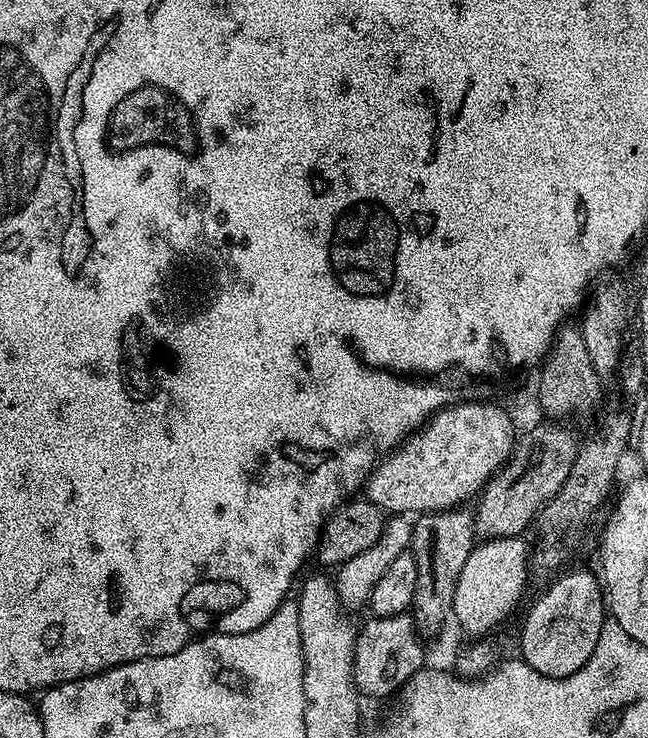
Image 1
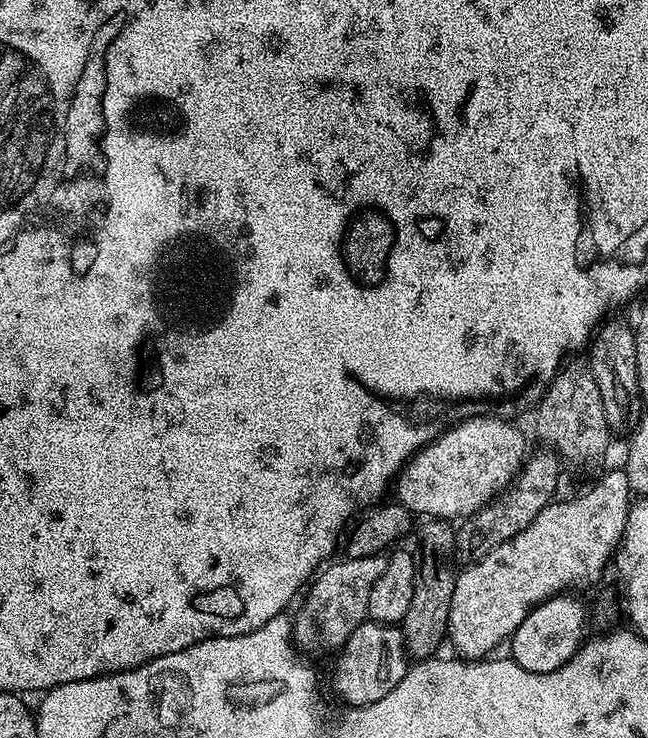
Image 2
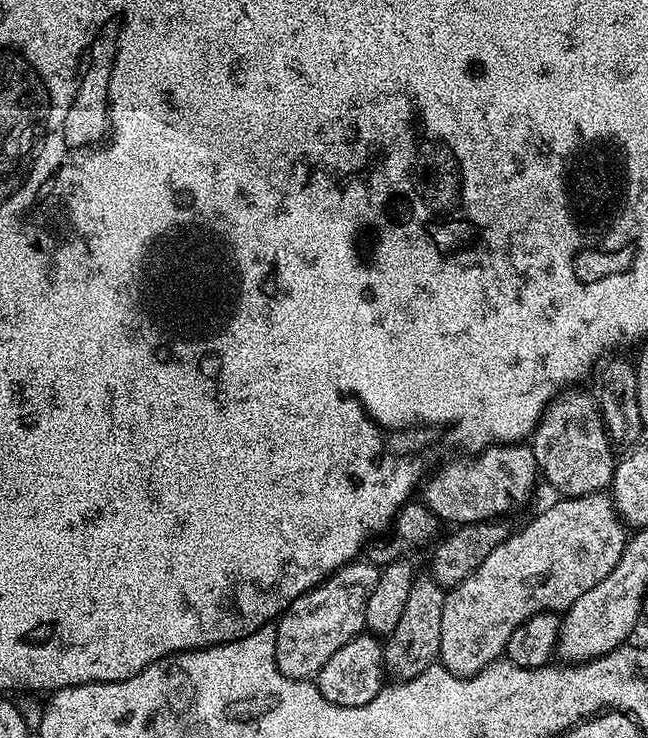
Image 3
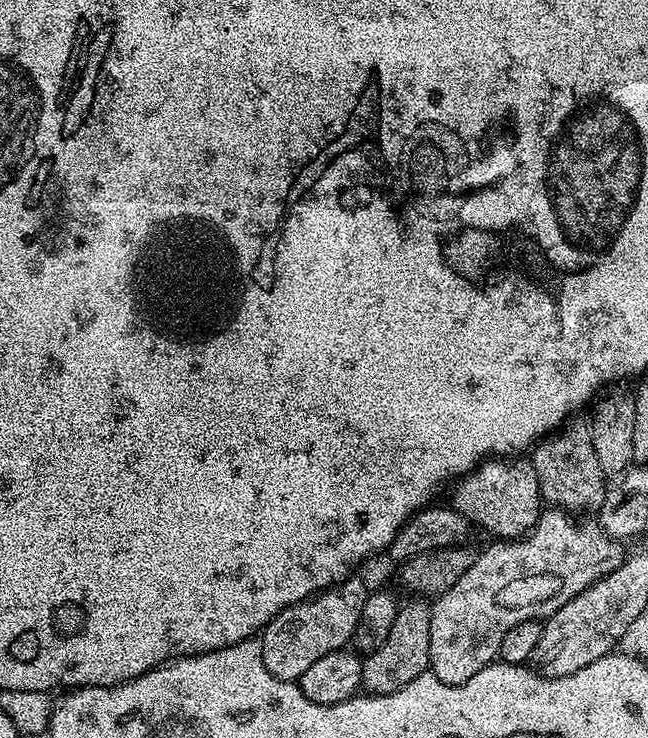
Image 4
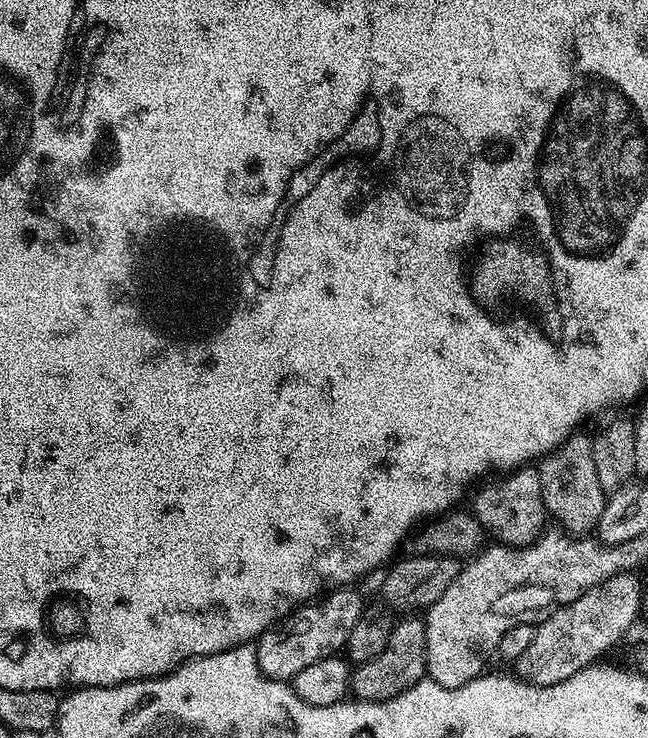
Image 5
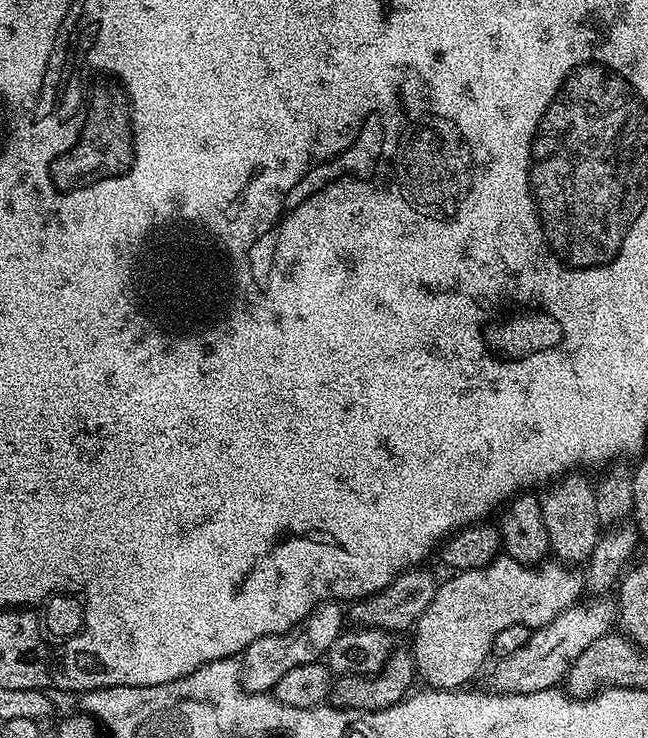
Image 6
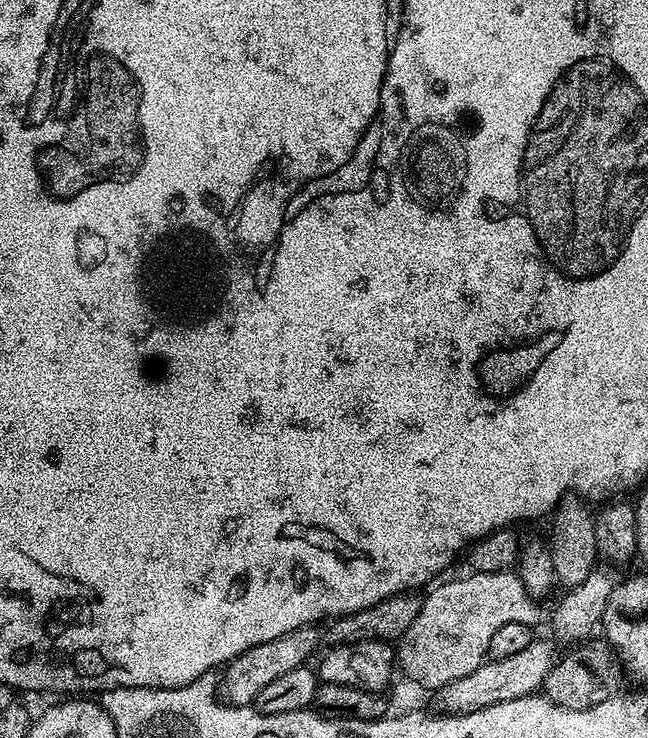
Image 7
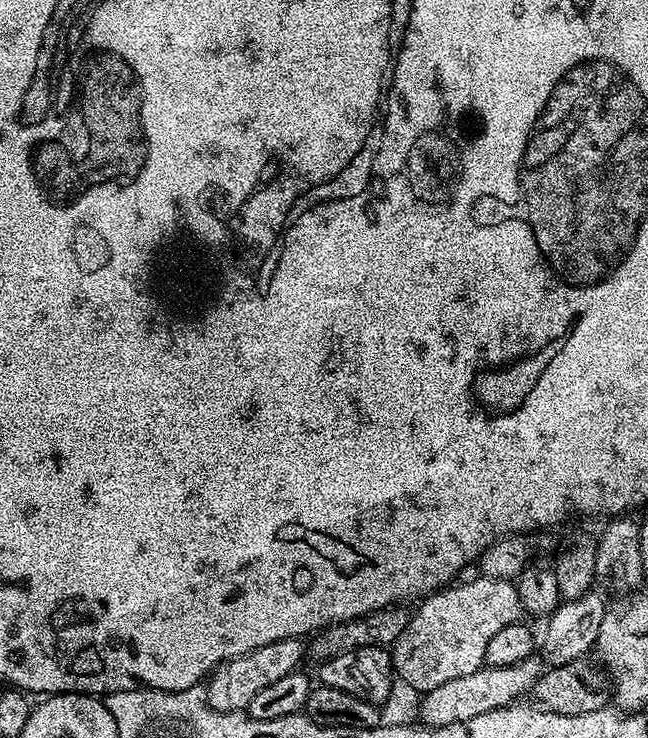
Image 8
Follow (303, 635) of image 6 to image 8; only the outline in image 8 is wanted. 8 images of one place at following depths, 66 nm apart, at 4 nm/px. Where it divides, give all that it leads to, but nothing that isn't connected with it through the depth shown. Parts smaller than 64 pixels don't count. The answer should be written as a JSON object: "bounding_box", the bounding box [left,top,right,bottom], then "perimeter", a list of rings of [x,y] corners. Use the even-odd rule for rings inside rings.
{"bounding_box":[206,638,306,713],"perimeter":[[[286,638],[278,642],[270,642],[266,646],[258,646],[258,650],[250,650],[223,664],[216,665],[206,680],[206,703],[215,712],[243,713],[248,703],[254,699],[258,690],[266,690],[278,678],[286,678],[286,674],[297,671],[301,667],[300,659],[305,659],[306,644],[300,638]]]}

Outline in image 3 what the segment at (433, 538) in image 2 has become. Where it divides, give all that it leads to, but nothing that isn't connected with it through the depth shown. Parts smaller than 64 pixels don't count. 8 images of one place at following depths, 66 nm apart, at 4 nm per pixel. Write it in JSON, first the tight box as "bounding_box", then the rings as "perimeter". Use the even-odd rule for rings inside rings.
{"bounding_box":[383,578,445,682],"perimeter":[[[431,578],[417,579],[413,583],[410,598],[406,598],[406,606],[402,610],[402,618],[398,618],[398,626],[394,626],[383,645],[384,670],[391,679],[393,676],[393,681],[403,682],[414,678],[422,674],[422,670],[437,663],[445,595],[445,589]]]}

